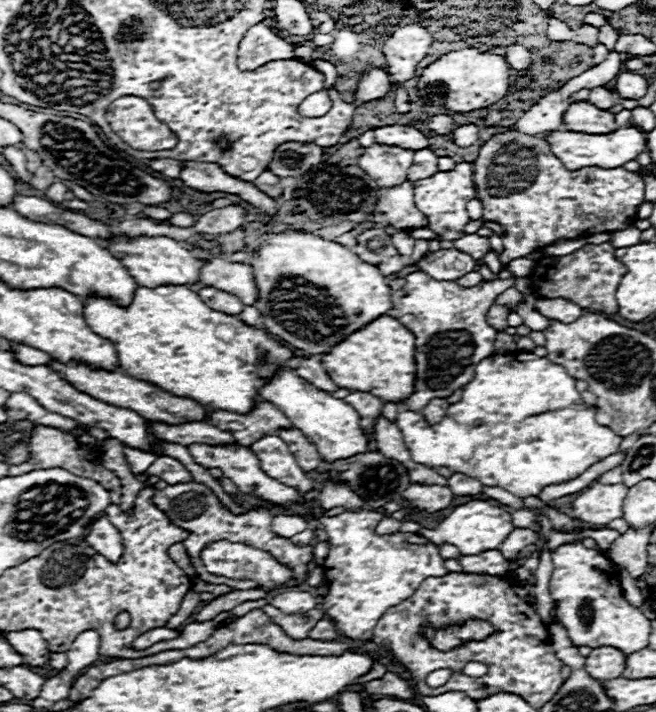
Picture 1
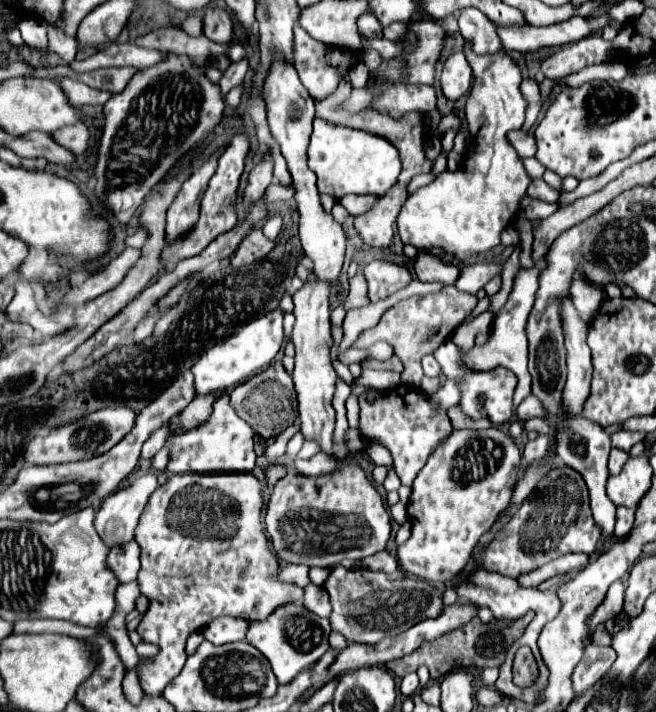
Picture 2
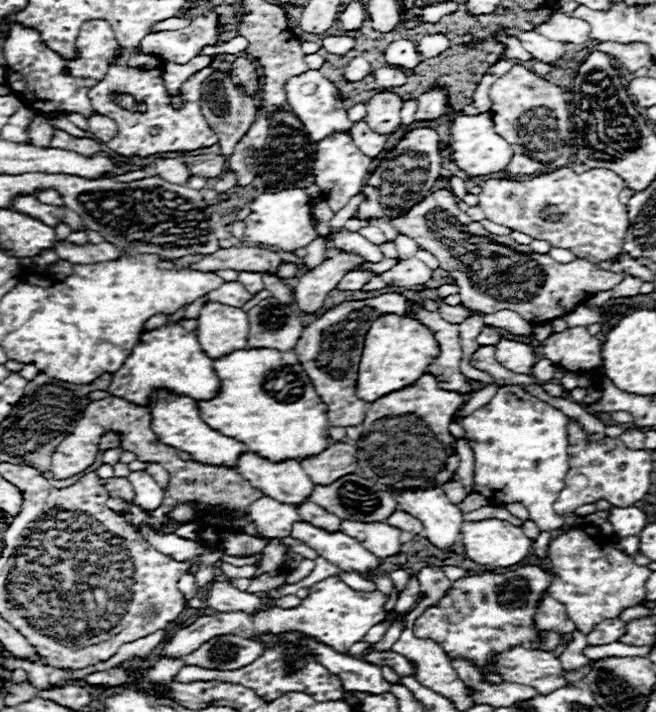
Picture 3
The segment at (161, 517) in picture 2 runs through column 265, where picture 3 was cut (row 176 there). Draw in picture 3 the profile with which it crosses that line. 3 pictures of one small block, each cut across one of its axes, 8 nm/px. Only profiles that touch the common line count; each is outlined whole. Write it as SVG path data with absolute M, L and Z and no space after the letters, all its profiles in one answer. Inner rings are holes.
M564 166L526 180L482 180L478 206L484 210L486 218L496 224L524 232L538 240L548 240L556 248L568 248L578 258L600 264L622 252L624 234L630 226L626 206L618 200L624 186L626 182L612 170L592 168L576 174L572 168Z

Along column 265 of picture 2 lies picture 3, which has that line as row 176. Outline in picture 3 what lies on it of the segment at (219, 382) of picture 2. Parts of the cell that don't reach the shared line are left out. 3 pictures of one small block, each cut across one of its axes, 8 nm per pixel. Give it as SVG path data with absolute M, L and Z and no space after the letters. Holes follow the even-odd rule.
M332 134L328 138L324 138L322 142L316 144L316 154L314 154L314 178L316 178L316 186L322 190L328 206L332 208L332 212L338 212L340 208L344 208L348 204L348 200L356 194L362 192L362 186L366 186L366 178L370 178L372 168L374 168L374 160L368 158L366 154L362 154L350 134Z

